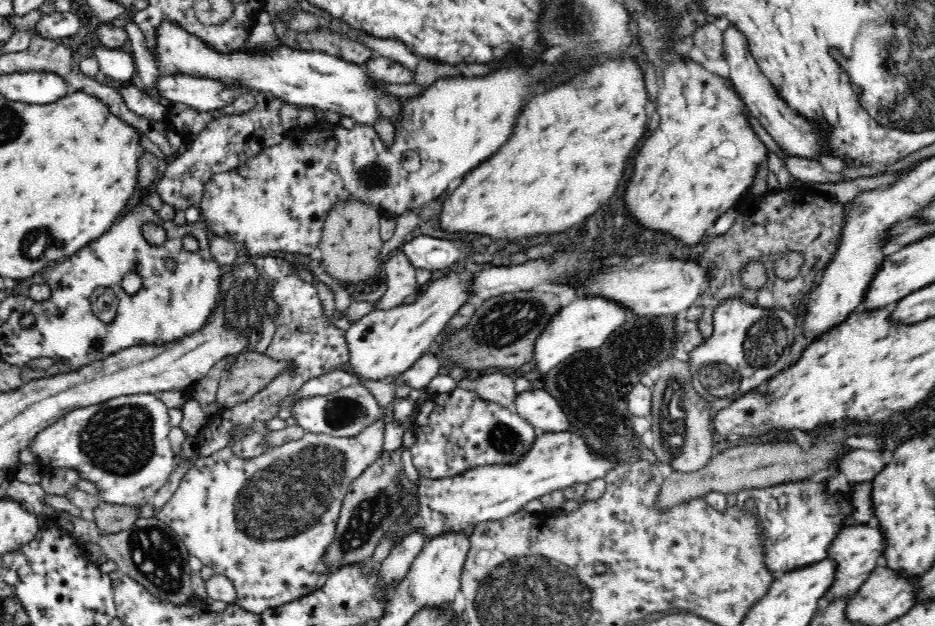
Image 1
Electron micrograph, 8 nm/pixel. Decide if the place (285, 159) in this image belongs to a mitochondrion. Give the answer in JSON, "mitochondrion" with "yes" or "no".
{"mitochondrion":"no"}

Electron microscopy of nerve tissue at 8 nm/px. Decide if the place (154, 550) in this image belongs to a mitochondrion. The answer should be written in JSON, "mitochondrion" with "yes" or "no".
{"mitochondrion":"yes"}

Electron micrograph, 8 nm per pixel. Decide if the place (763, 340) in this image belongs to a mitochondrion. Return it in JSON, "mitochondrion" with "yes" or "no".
{"mitochondrion":"yes"}

